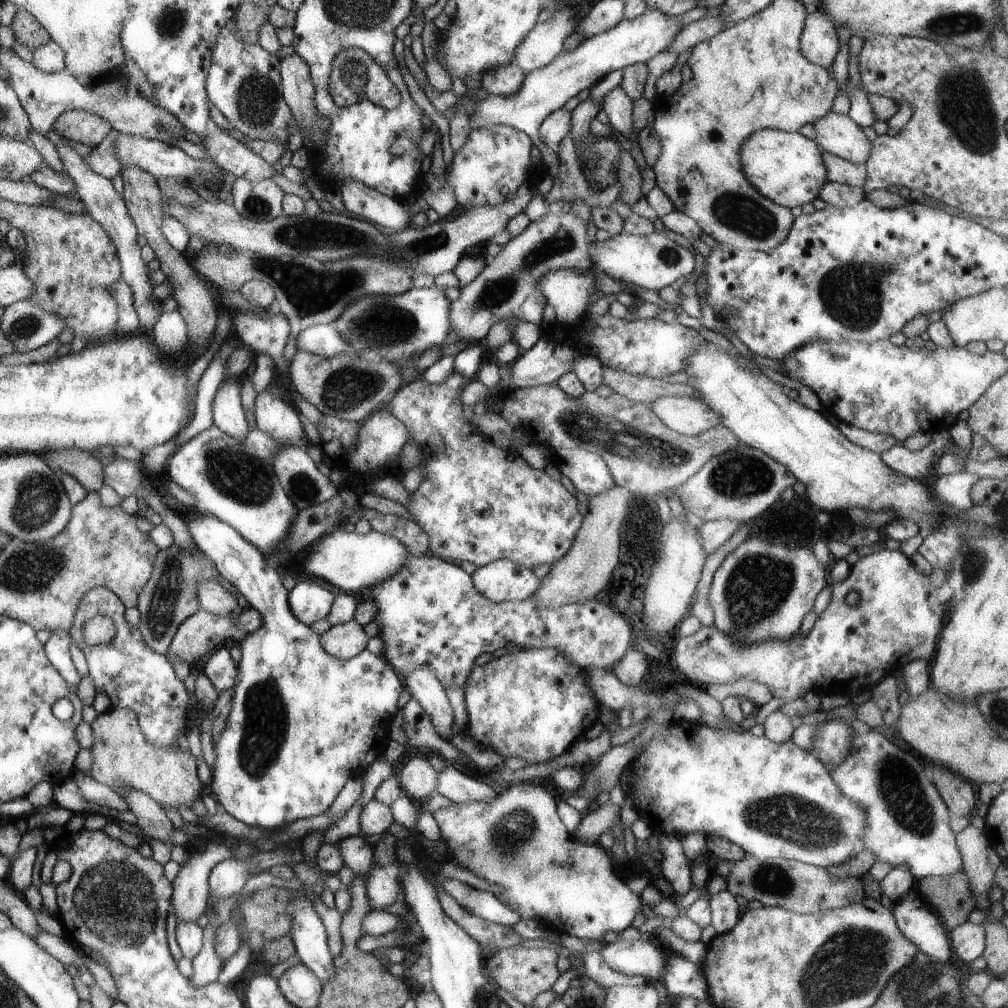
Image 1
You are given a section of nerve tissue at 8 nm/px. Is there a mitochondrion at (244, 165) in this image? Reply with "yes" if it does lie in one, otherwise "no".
no

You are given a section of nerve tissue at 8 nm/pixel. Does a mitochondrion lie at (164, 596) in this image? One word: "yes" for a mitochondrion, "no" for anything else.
yes

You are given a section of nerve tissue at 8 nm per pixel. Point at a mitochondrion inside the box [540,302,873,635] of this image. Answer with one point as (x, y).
(616, 437)

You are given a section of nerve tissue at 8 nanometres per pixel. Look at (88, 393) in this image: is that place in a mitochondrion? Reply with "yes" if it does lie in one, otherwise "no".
no

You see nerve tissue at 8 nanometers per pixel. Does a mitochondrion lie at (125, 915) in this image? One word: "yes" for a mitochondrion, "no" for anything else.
yes

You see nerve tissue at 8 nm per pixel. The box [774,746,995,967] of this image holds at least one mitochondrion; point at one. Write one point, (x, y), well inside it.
(905, 800)

